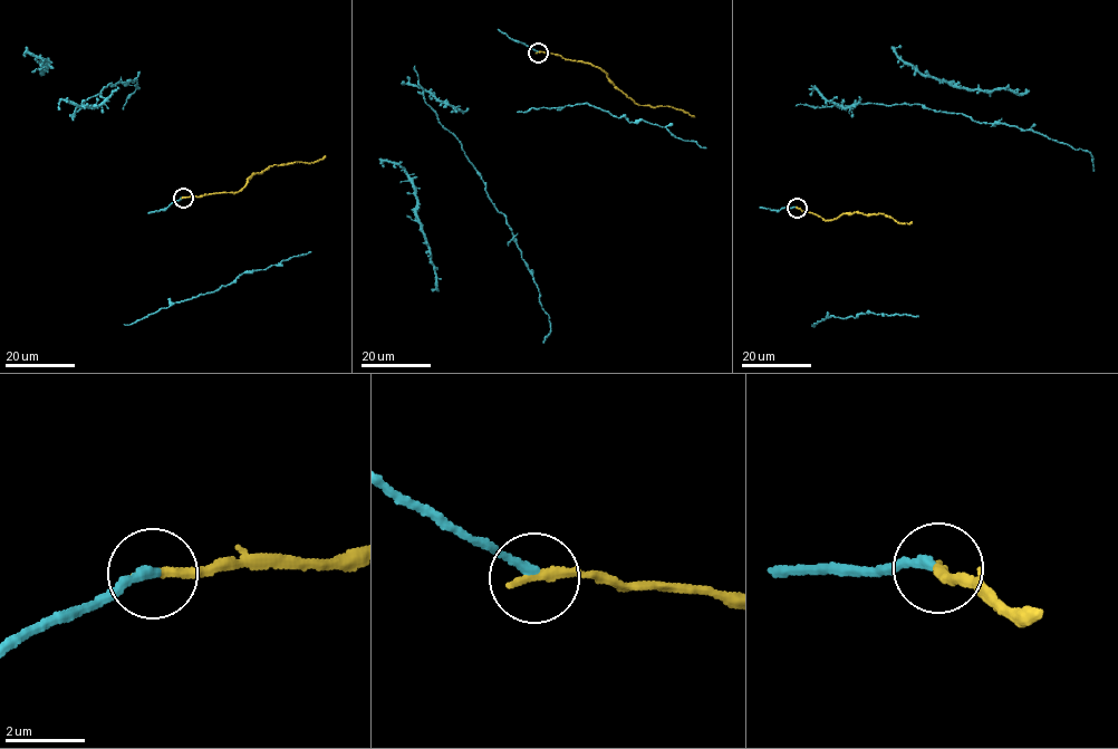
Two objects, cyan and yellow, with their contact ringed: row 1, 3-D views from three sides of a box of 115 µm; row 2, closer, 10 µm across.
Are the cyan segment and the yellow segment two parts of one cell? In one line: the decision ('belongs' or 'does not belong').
belongs

